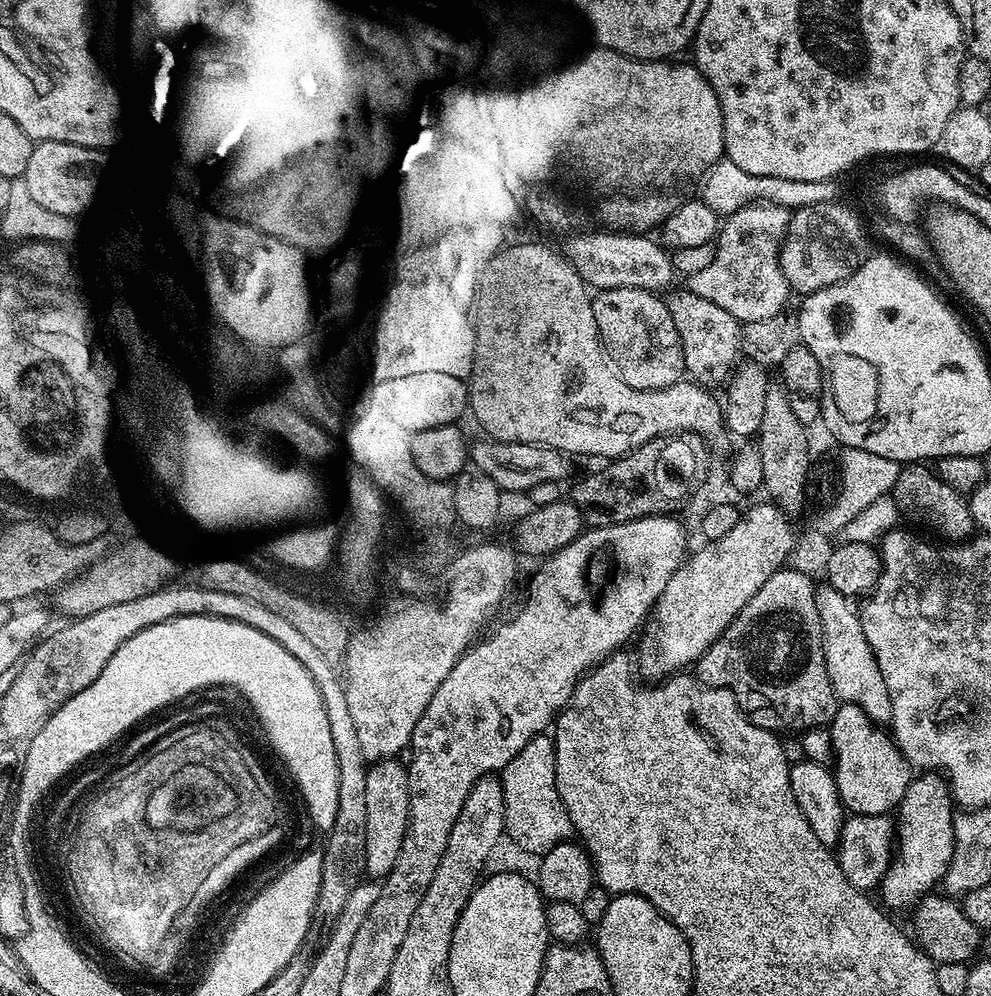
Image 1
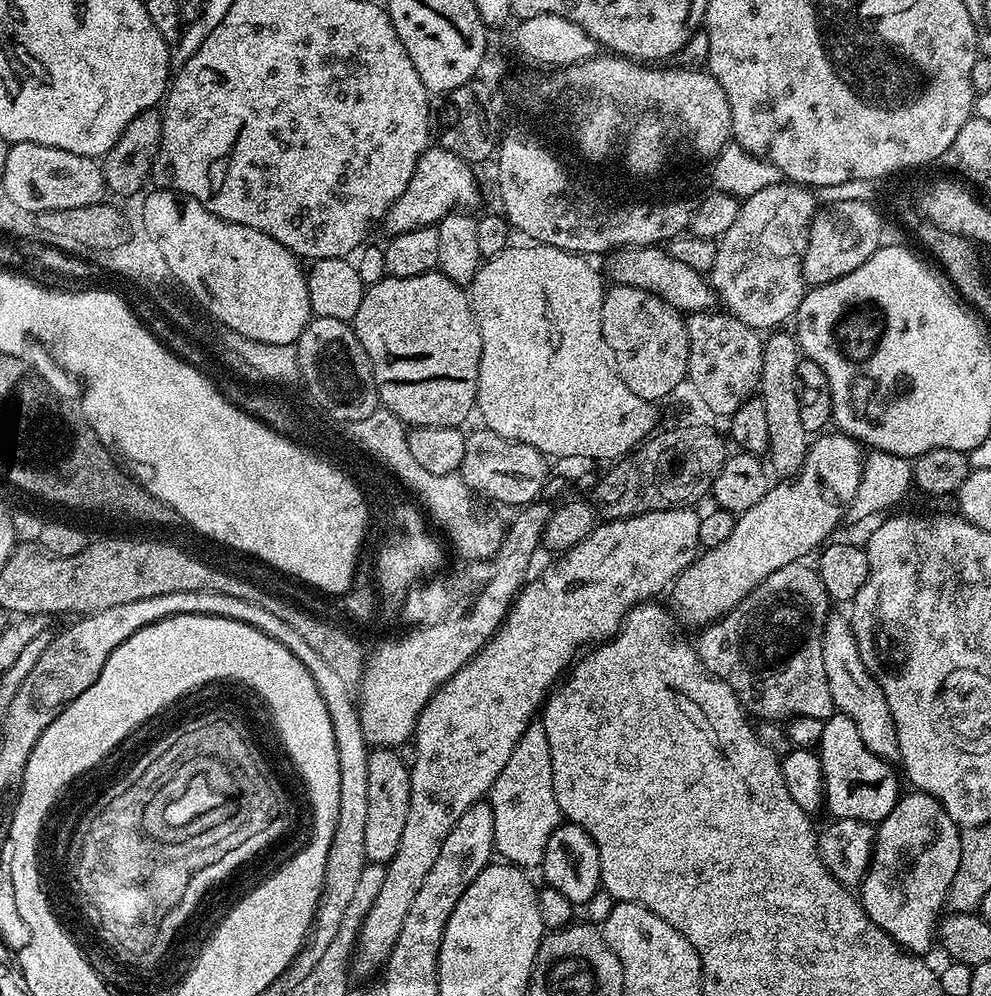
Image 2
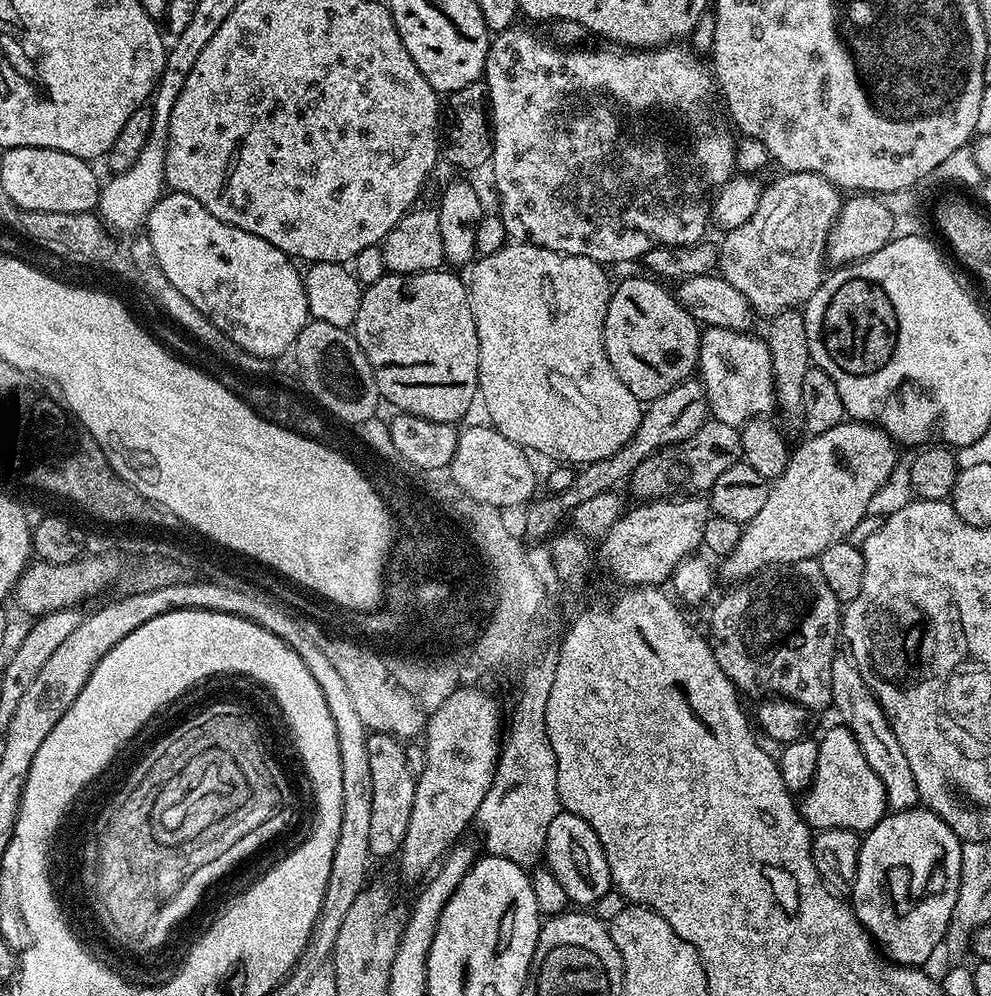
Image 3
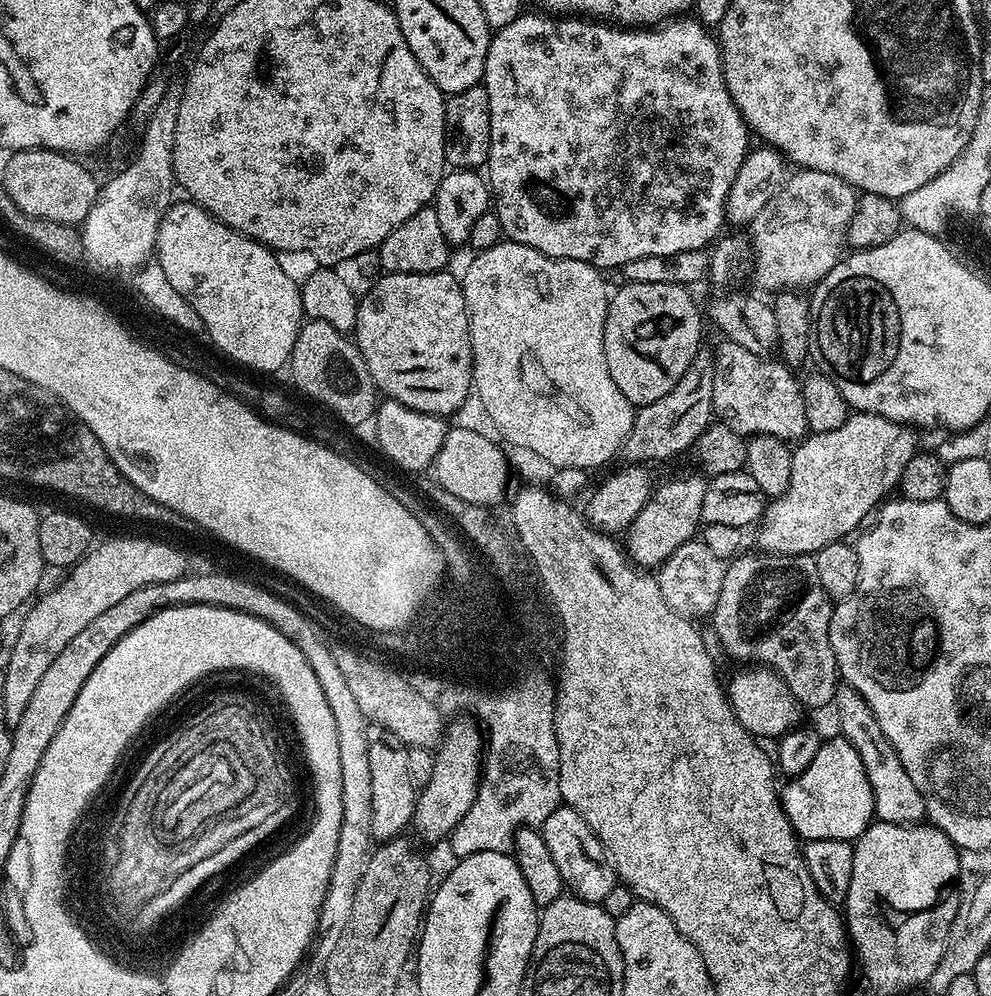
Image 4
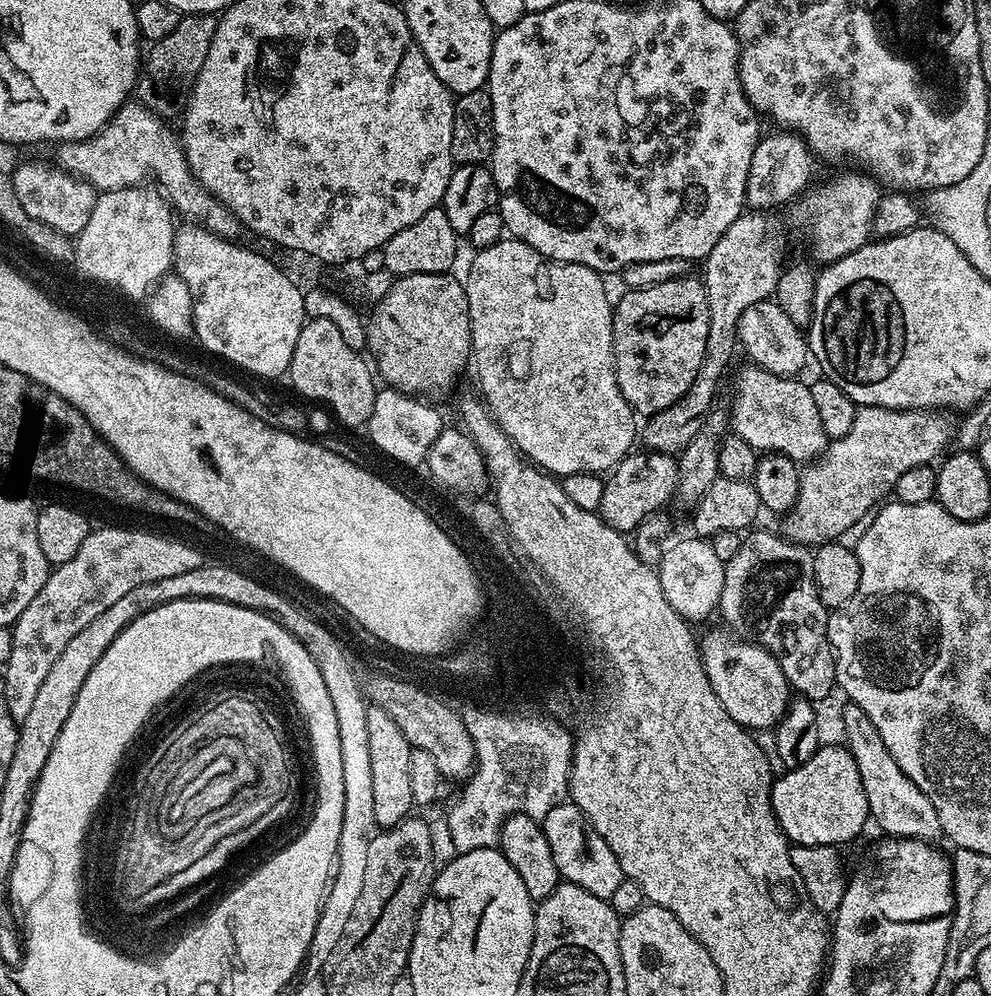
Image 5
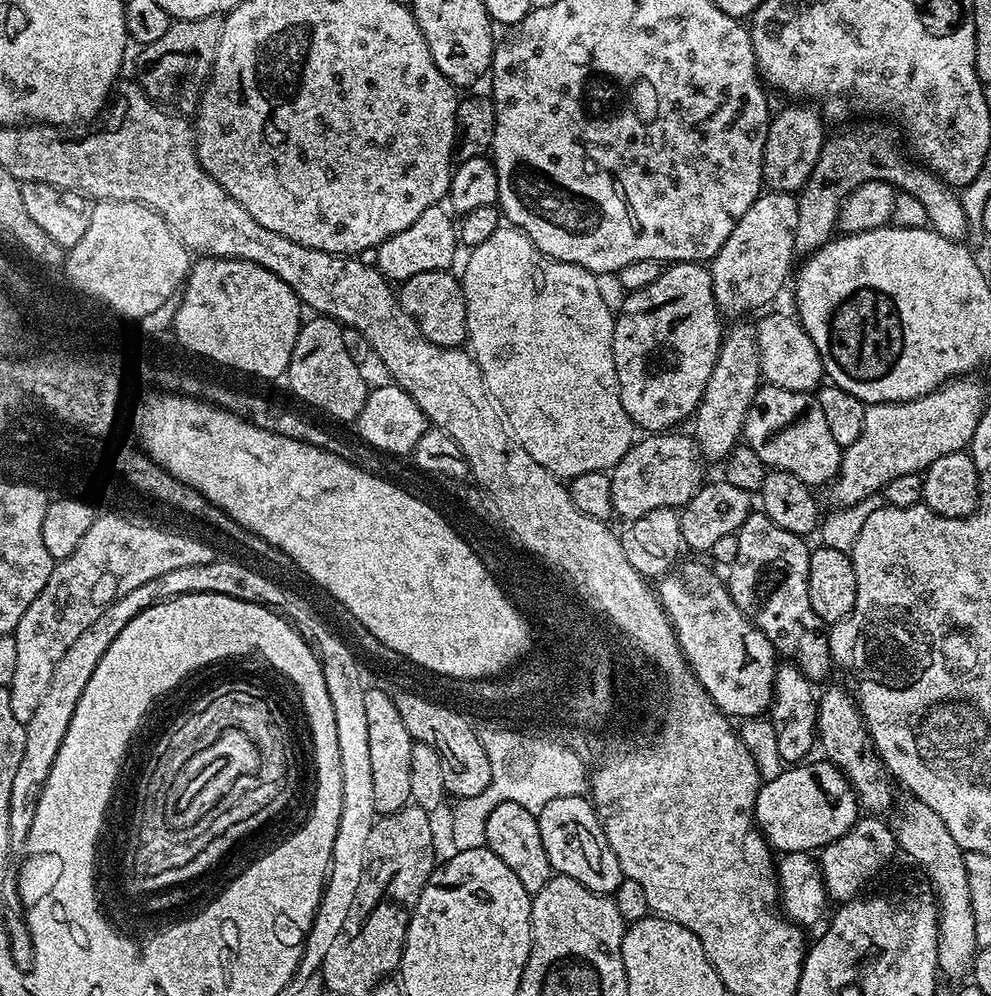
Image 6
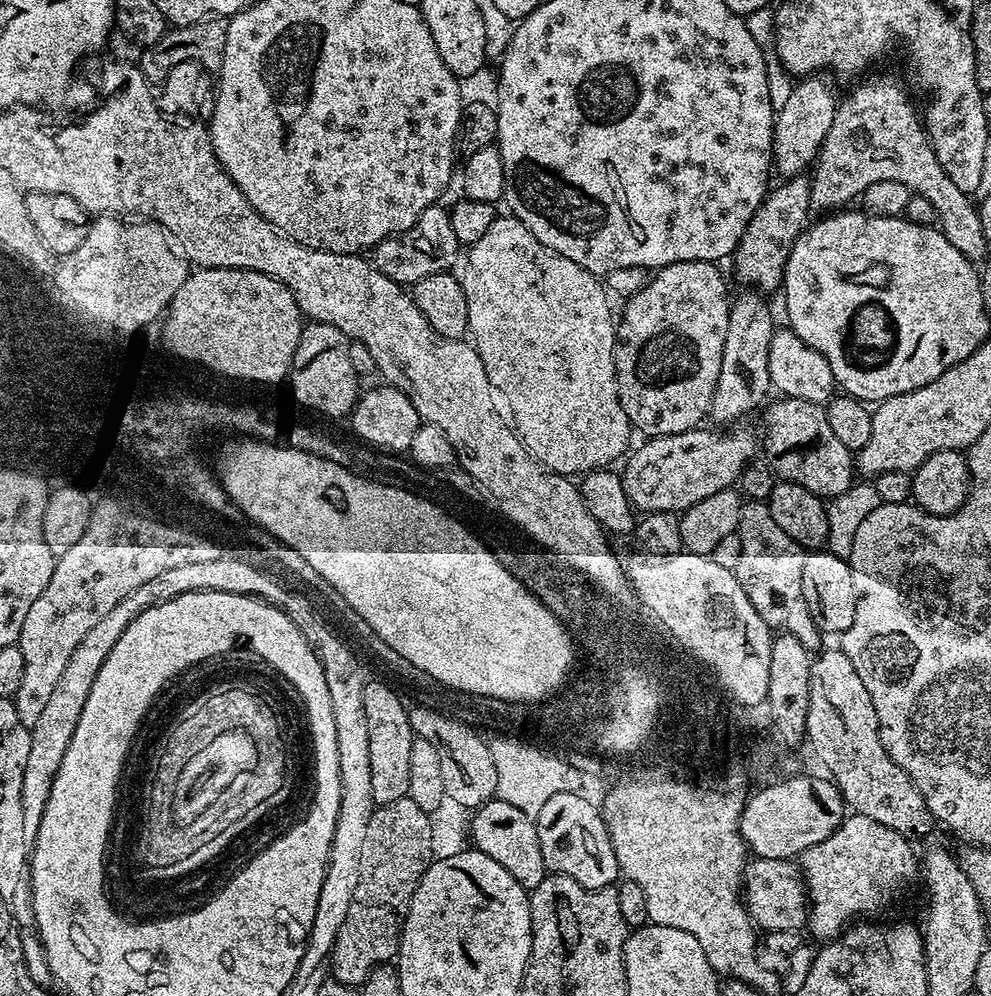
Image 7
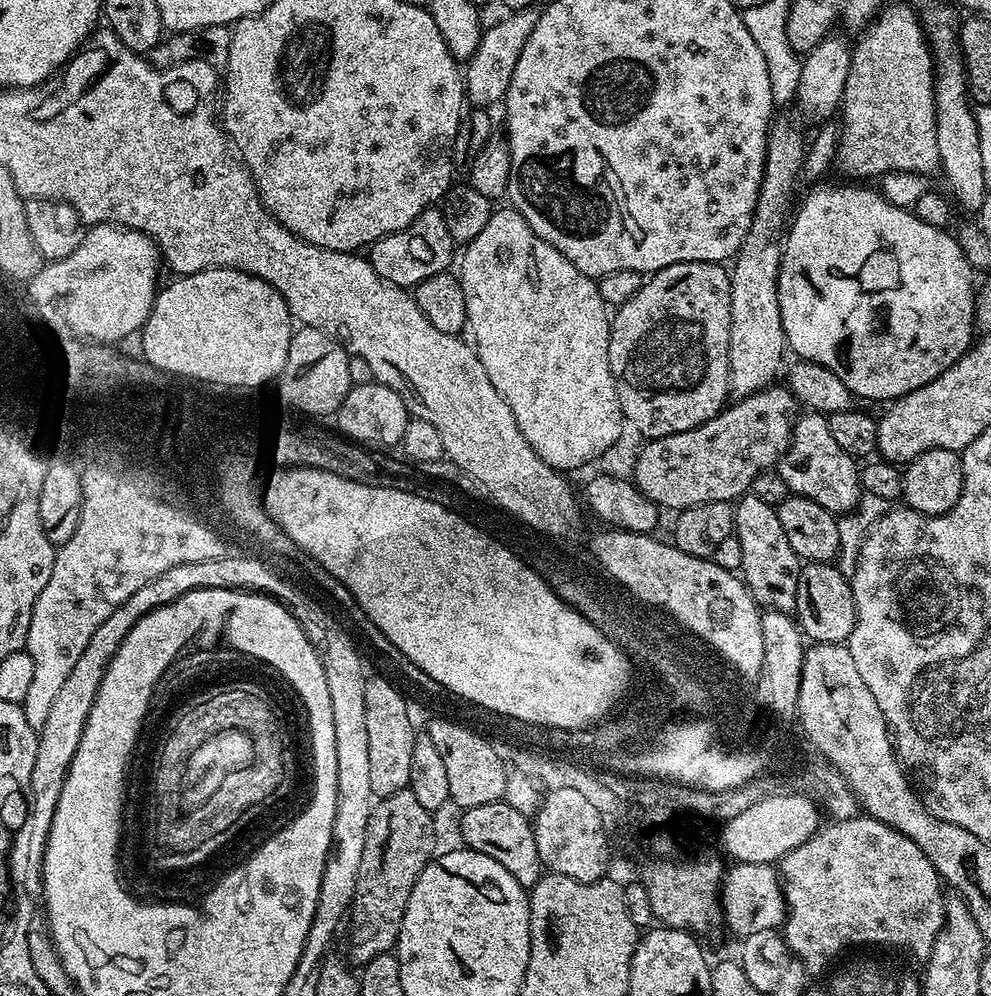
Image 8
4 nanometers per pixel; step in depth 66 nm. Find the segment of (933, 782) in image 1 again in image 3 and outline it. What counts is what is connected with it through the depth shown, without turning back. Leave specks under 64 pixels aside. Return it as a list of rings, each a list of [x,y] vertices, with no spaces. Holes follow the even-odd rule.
[[[923,806],[901,812],[889,811],[869,832],[863,833],[850,903],[860,925],[893,964],[924,966],[935,954],[936,947],[945,943],[948,923],[954,914],[954,902],[958,902],[963,849],[960,836],[954,834],[938,814]]]

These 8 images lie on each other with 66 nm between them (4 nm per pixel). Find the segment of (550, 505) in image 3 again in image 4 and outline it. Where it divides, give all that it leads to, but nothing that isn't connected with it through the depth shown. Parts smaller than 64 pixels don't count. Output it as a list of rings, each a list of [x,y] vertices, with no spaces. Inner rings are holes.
[[[702,346],[695,360],[687,367],[670,393],[658,398],[657,402],[641,405],[636,411],[635,422],[623,444],[620,456],[627,465],[640,466],[668,460],[688,449],[699,440],[701,434],[712,422],[714,390],[715,353],[708,346]]]

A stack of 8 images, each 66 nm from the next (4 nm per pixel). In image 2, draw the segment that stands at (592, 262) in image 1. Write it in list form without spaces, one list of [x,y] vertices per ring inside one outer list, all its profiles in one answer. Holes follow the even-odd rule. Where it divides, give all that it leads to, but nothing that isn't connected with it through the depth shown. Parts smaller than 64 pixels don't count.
[[[663,247],[621,248],[611,253],[613,285],[625,284],[638,290],[646,290],[655,296],[661,296],[665,302],[681,314],[706,312],[715,309],[718,304],[716,291],[706,279],[705,273],[690,270],[683,262],[670,258]]]

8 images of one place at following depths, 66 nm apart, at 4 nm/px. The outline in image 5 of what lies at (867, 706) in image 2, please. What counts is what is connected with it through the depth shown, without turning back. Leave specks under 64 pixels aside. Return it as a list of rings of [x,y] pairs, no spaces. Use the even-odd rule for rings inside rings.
[[[845,703],[844,708],[844,740],[848,752],[858,766],[858,774],[862,778],[862,790],[866,790],[868,815],[871,823],[877,824],[888,838],[902,840],[927,840],[936,842],[942,833],[938,822],[938,810],[934,810],[934,802],[902,774],[898,762],[886,750],[886,742],[882,742],[882,734],[878,734],[874,722],[866,718],[866,714],[857,704]]]

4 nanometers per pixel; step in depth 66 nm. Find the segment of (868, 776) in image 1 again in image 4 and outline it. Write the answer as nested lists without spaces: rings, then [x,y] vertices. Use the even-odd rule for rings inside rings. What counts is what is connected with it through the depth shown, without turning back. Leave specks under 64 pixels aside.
[[[833,735],[833,740],[825,739],[818,754],[810,761],[810,766],[801,776],[793,776],[783,785],[780,805],[784,807],[786,818],[801,841],[847,840],[854,842],[873,823],[874,790],[870,790],[870,778],[858,758],[858,750],[843,736]]]

